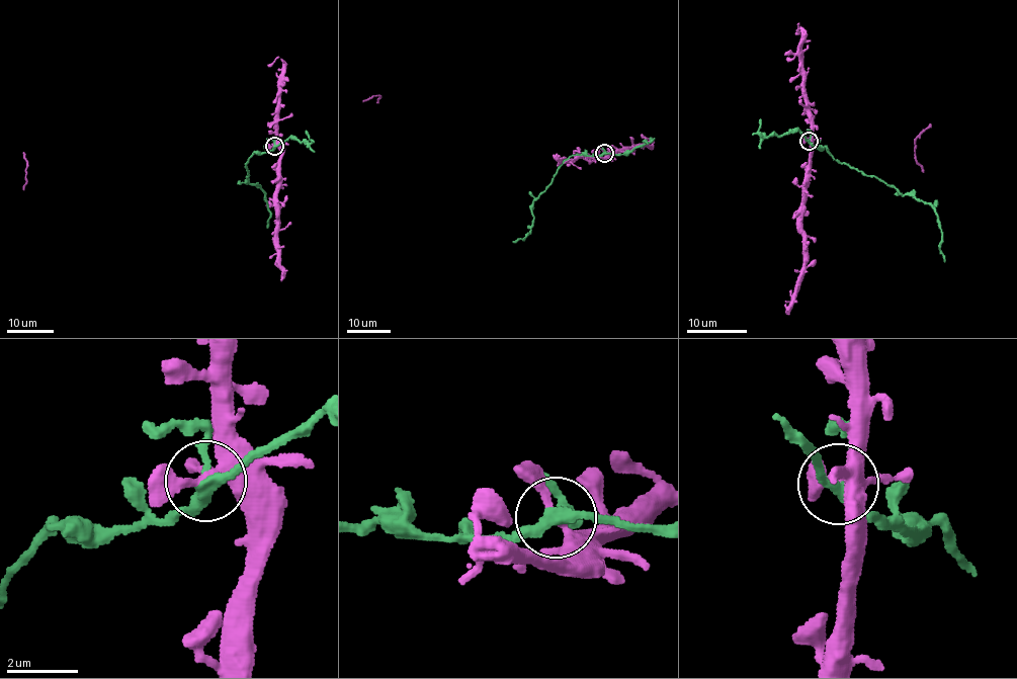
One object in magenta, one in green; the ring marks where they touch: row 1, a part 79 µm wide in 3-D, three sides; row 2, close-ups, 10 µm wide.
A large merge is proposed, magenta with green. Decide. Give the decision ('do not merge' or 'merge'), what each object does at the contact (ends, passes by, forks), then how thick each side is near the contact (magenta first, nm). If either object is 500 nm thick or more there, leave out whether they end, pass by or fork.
do not merge; magenta forks; green forks; calibres 220 and 240 nm

